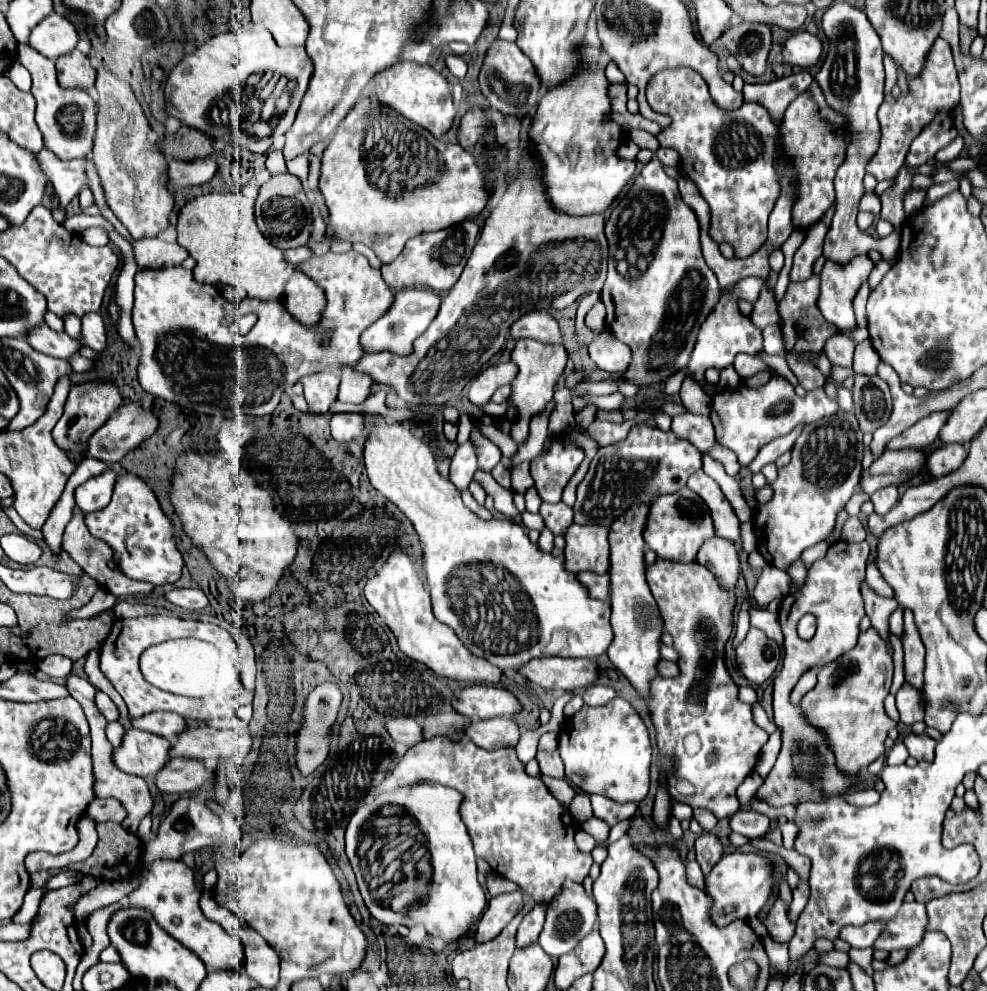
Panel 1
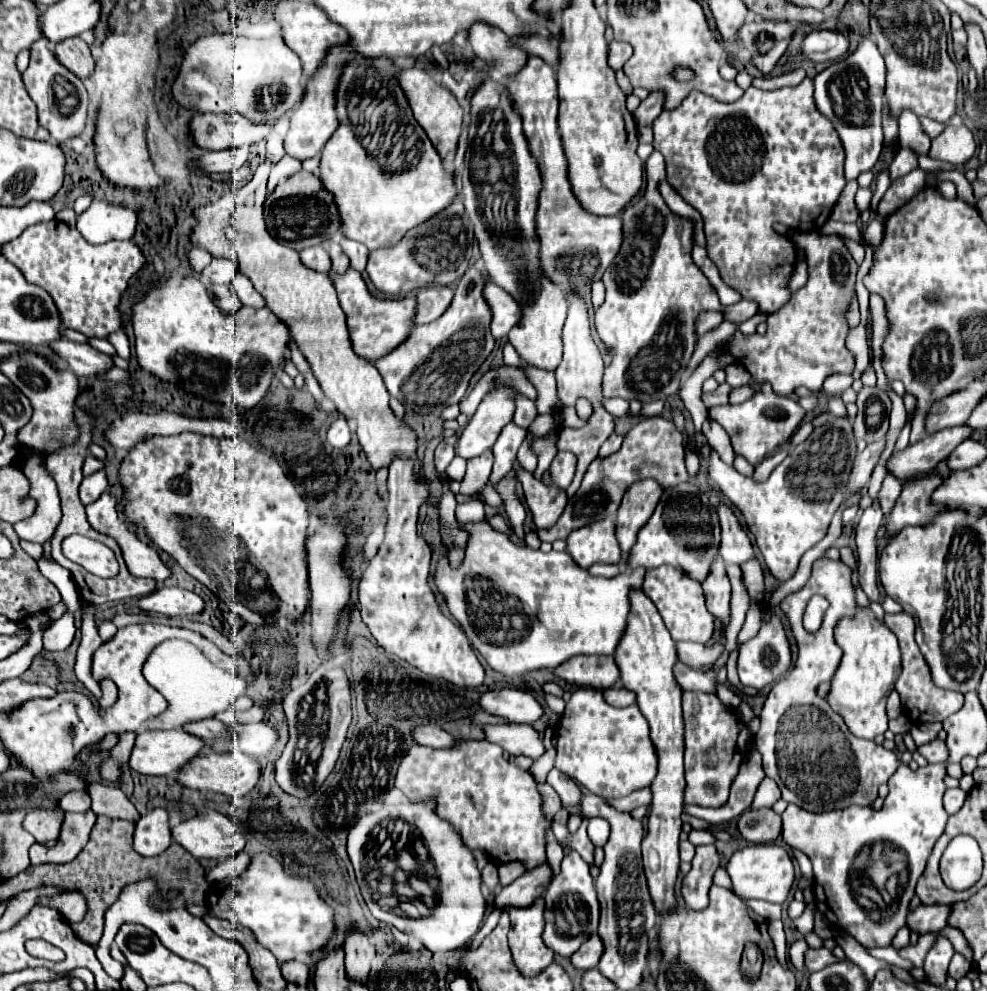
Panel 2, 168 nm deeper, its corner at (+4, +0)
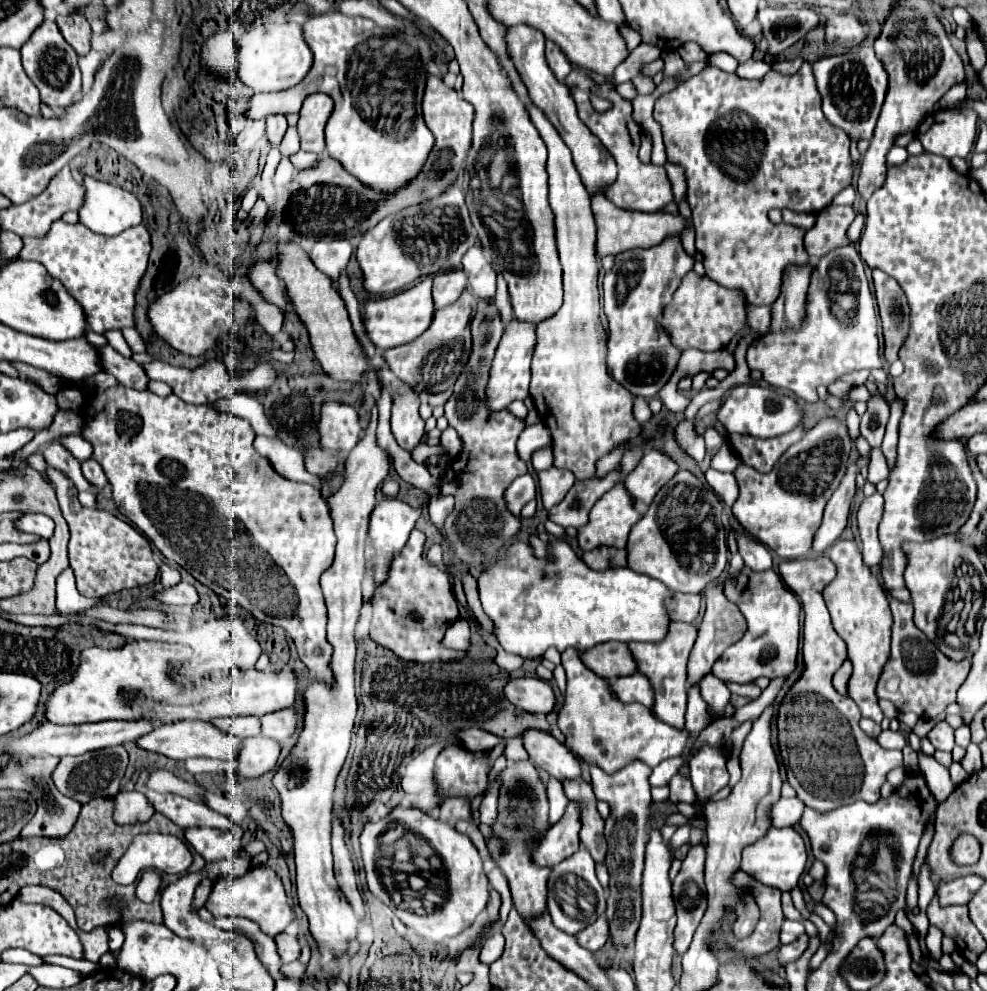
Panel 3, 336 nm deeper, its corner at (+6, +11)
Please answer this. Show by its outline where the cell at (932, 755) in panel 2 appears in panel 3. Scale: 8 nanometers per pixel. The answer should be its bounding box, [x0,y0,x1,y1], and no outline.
[928,721,954,751]

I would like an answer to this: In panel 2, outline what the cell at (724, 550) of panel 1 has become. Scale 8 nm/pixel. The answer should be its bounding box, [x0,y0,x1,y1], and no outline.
[702,558,730,630]

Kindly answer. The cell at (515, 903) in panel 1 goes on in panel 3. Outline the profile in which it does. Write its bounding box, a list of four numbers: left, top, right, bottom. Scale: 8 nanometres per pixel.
[532,803,580,867]

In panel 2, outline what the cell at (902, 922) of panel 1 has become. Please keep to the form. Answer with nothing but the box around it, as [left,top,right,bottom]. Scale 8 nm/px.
[908,904,950,932]

